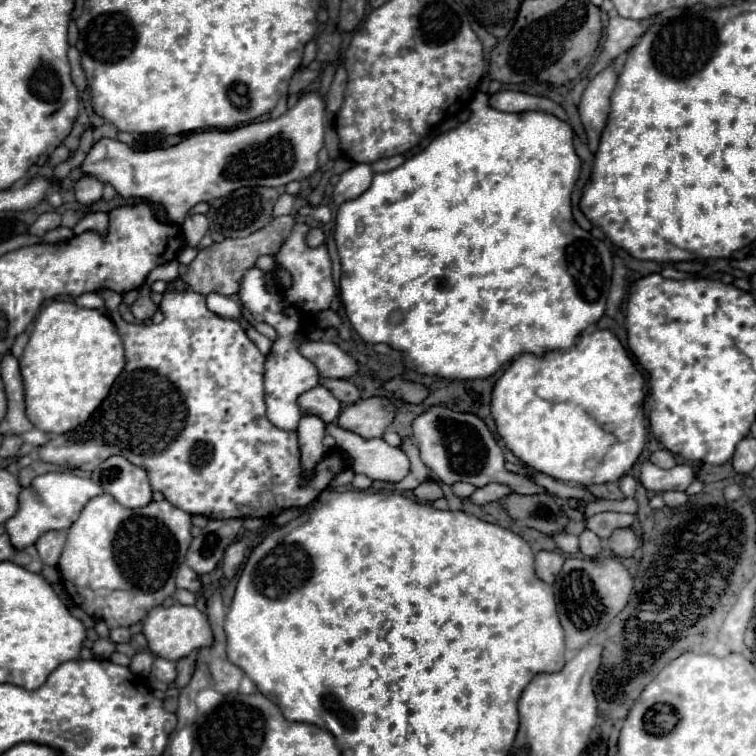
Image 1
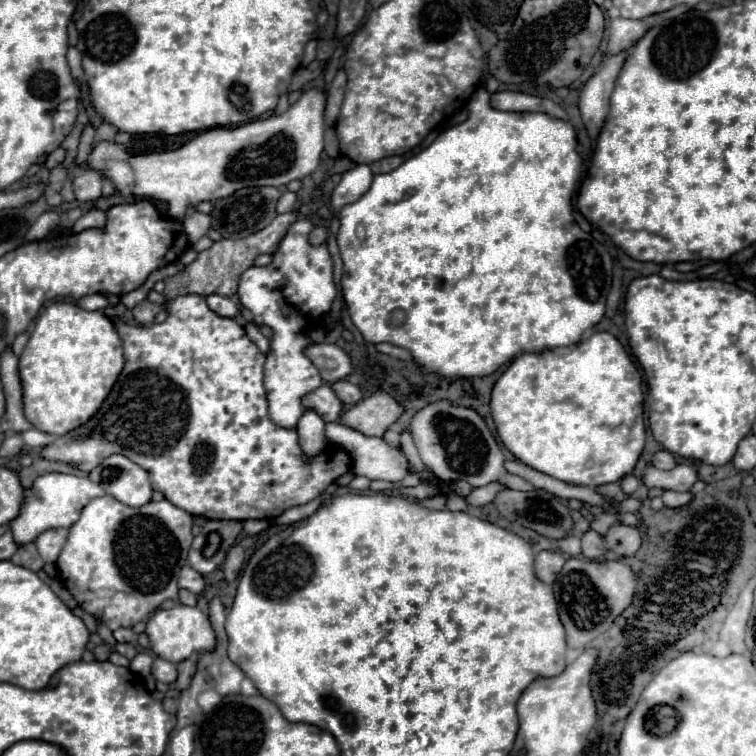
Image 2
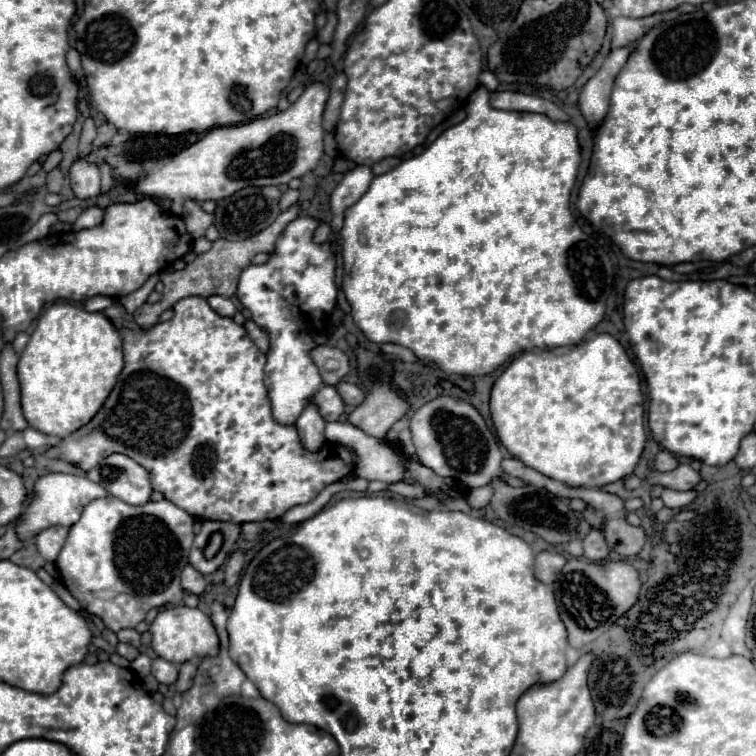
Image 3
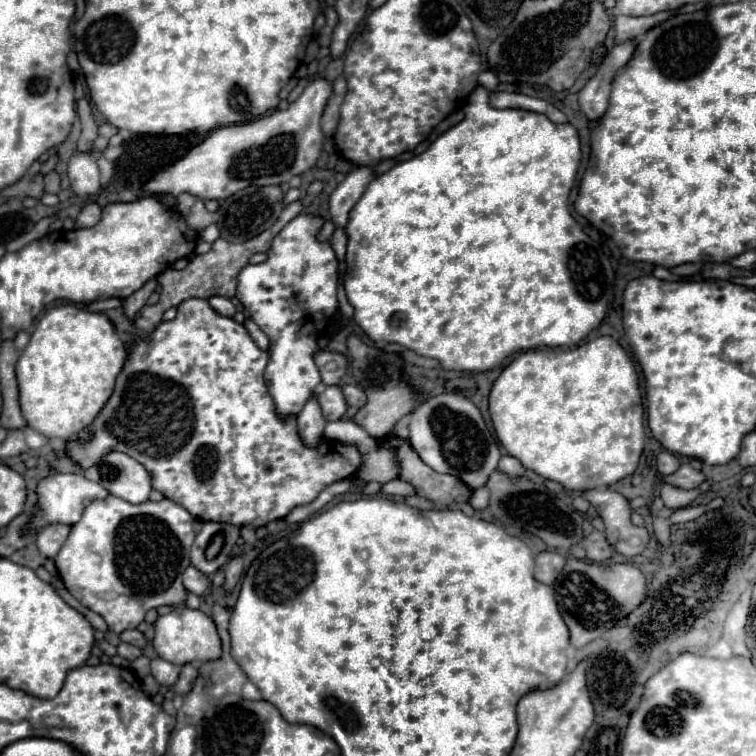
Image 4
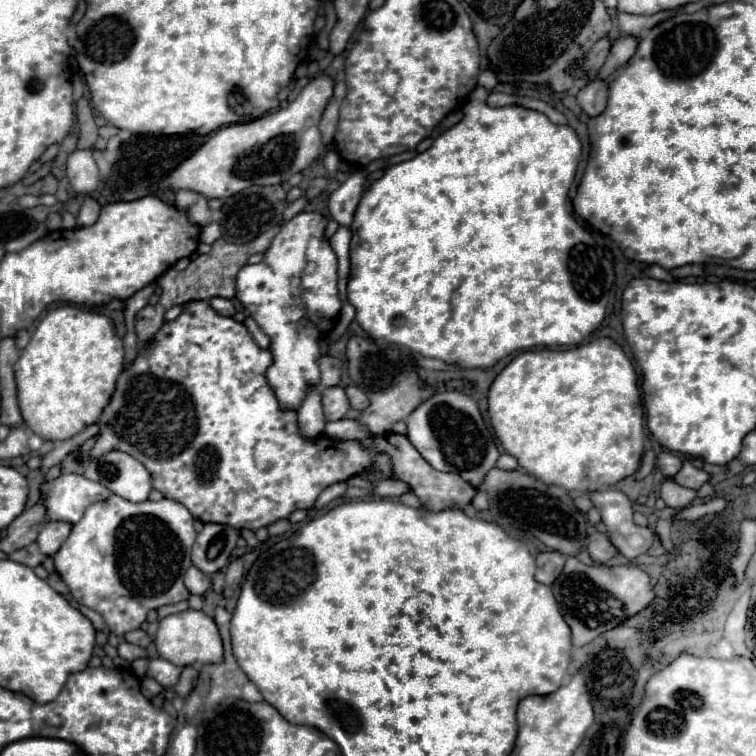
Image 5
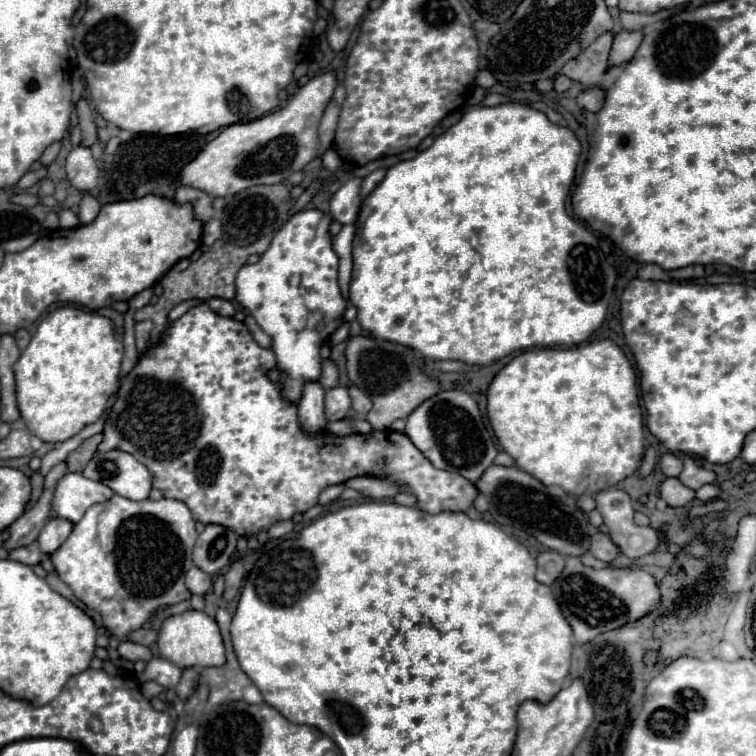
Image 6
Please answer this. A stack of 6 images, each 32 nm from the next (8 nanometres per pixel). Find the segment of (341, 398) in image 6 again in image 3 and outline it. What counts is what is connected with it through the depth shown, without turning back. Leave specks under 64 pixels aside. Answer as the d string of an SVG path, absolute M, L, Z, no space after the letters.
M322 386L312 400L316 400L316 404L320 404L320 414L324 416L326 422L336 422L342 418L346 404L342 400L342 396L338 394L336 386Z

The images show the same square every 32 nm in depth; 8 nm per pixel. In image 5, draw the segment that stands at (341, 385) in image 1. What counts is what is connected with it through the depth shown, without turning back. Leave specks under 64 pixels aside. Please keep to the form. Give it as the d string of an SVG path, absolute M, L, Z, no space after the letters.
M350 385L346 388L346 392L348 392L348 398L350 398L350 406L356 412L364 412L368 408L370 400L368 400L368 396L366 396L364 390L360 390L356 385Z

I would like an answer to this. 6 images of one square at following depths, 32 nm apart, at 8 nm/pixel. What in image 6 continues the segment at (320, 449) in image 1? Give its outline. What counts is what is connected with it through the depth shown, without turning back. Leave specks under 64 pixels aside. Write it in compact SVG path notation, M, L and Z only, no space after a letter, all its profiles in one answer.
M318 380L306 382L302 390L302 398L298 402L298 416L300 424L308 432L324 430L328 420L324 416L324 386Z

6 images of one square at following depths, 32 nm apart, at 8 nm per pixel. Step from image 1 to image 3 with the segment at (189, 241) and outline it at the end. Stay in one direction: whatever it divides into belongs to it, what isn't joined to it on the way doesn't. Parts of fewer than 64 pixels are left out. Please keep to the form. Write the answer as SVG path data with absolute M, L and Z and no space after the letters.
M186 198L184 206L182 206L182 218L184 218L184 222L186 222L188 232L190 232L194 238L204 236L206 228L214 222L214 216L208 214L208 212L204 212L202 206L200 206L200 202L196 202L196 200L192 200L192 198Z

